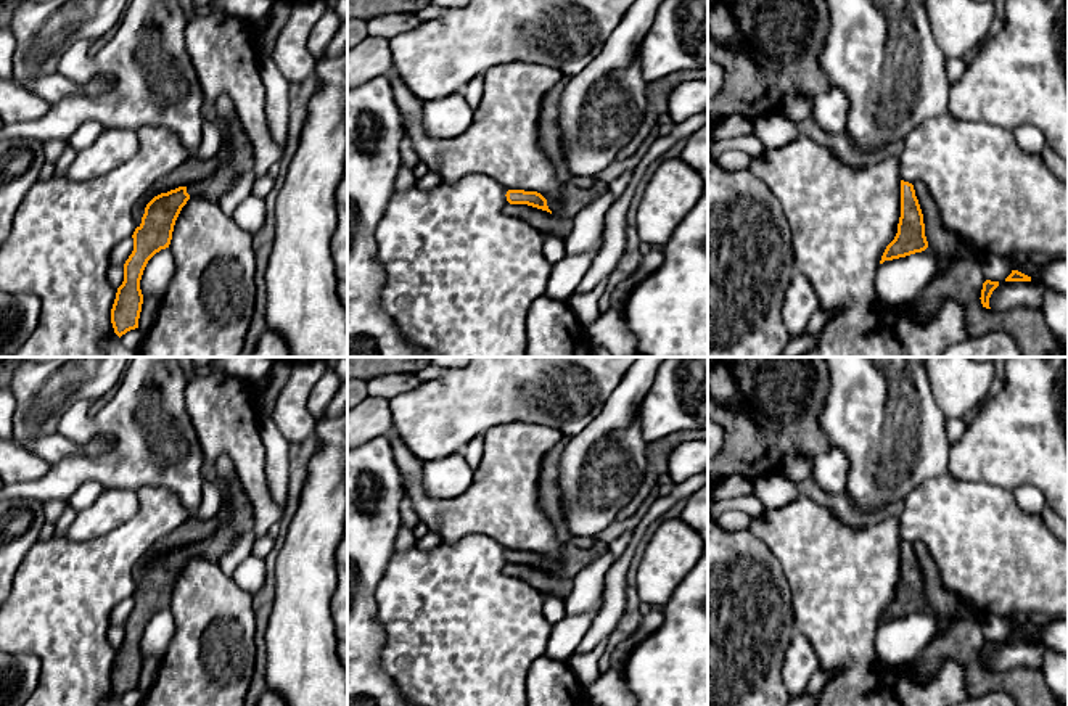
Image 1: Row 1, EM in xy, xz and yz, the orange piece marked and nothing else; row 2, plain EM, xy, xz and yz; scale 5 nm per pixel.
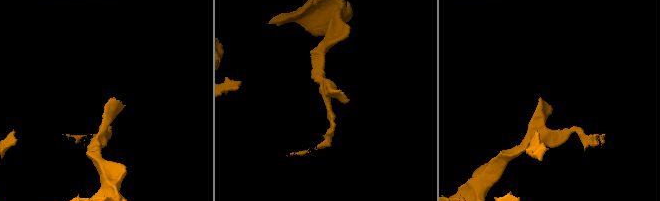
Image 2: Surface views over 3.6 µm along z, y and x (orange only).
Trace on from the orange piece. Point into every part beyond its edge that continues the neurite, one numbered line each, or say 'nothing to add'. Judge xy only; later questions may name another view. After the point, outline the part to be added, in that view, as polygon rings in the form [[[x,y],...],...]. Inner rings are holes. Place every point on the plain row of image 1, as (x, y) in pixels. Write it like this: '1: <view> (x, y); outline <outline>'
1: xy (235, 518); outline [[[220,455],[214,466],[217,476],[228,487],[228,500],[222,502],[219,529],[203,542],[188,544],[187,553],[190,558],[219,561],[232,548],[238,536],[253,532],[254,518],[253,507],[238,481],[233,462],[227,455]]]

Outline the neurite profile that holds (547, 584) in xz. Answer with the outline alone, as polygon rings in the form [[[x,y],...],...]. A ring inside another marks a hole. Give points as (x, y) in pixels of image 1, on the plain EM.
[[[505,564],[503,574],[510,577],[516,577],[534,589],[537,589],[542,595],[555,595],[565,600],[574,587],[574,579],[555,577],[553,574],[528,566],[528,564]]]

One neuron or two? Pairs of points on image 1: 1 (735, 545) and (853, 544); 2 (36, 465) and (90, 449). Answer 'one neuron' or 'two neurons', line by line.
1: two neurons
2: two neurons

